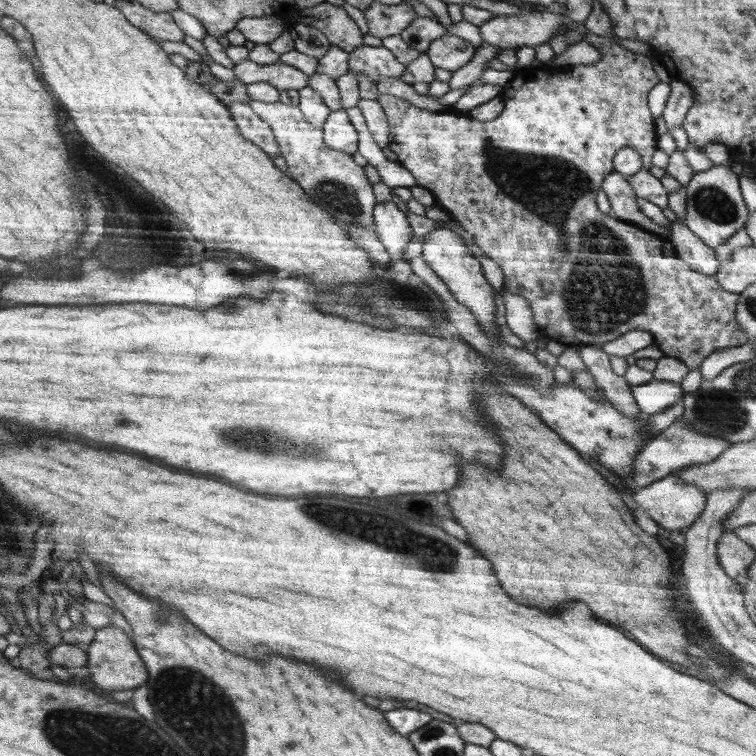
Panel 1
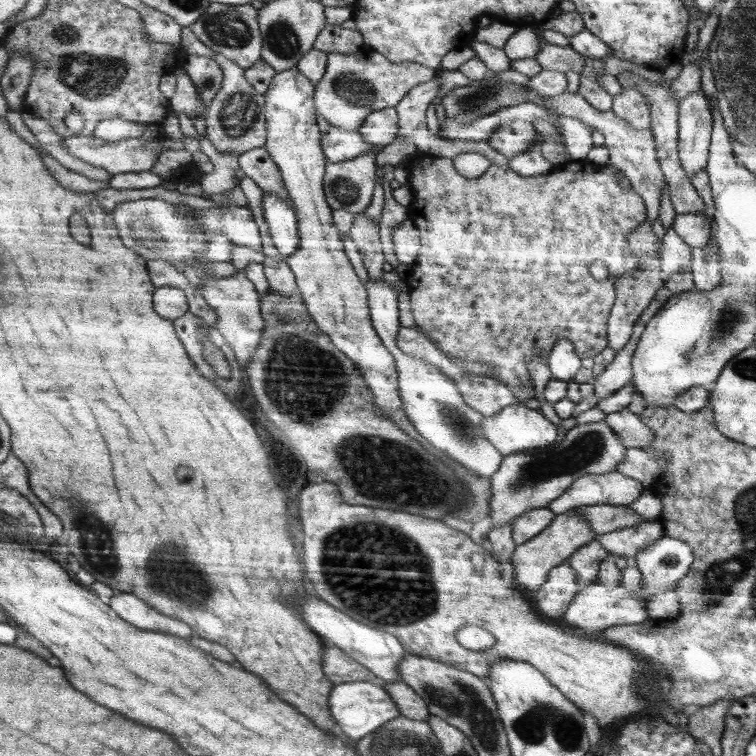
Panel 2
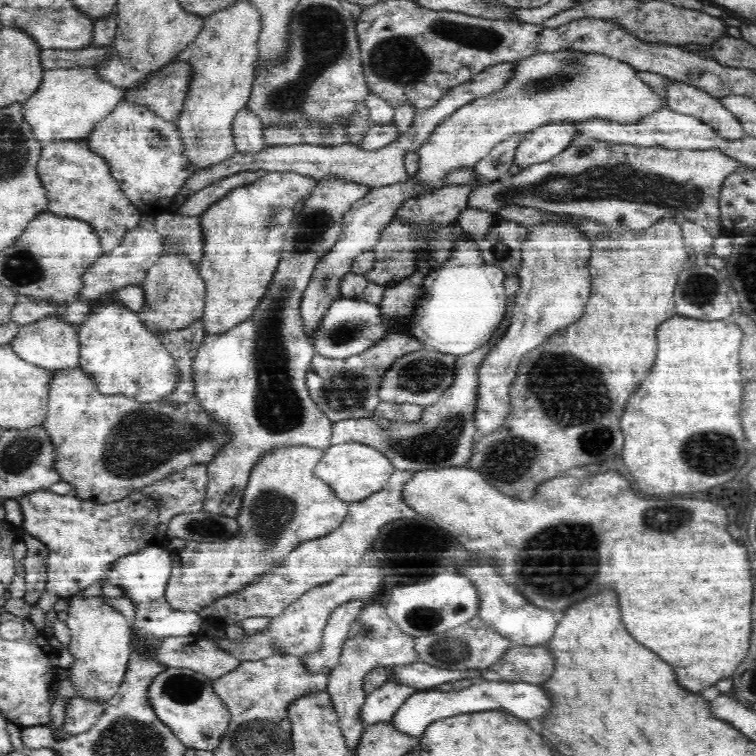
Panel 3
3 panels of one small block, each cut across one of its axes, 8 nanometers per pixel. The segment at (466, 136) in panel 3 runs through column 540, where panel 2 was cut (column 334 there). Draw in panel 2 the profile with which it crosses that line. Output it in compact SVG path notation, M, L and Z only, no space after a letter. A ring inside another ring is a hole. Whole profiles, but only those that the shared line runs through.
M363 47L354 54L330 53L322 80L318 82L318 114L331 126L344 130L358 130L370 114L396 107L410 90L434 80L438 70L418 62L393 62L372 48Z

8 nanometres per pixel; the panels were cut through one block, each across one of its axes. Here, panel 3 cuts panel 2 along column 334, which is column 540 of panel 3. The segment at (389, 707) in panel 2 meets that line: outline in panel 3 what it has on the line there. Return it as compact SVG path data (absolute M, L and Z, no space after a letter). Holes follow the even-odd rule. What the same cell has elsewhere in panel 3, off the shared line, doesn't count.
M479 679L462 690L440 691L434 688L417 690L402 703L389 724L394 725L394 729L398 729L400 733L420 737L434 721L464 712L484 712L484 710L506 710L526 722L542 720L546 716L546 710L550 710L550 698L546 698L546 690L534 684Z

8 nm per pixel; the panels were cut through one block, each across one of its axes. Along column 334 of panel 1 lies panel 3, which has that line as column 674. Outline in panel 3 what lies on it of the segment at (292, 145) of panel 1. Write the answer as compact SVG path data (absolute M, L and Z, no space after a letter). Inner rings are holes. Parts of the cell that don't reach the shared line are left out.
M576 138L560 154L546 160L520 168L516 176L506 176L499 181L473 189L468 198L468 208L484 210L497 217L506 206L525 206L552 214L568 214L572 217L592 219L607 226L623 225L630 230L642 230L658 222L660 218L678 218L695 222L705 228L713 238L723 232L720 222L719 194L723 183L734 170L744 163L726 156L721 150L668 150L662 146L634 146L611 143L597 138Z

